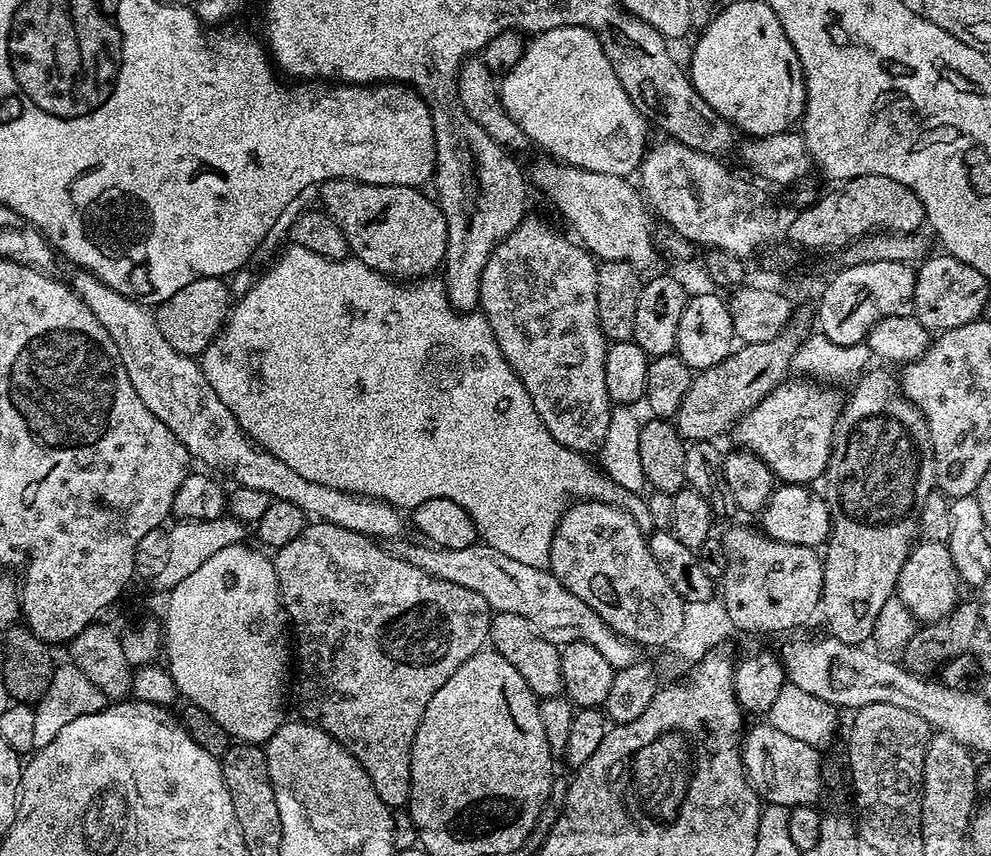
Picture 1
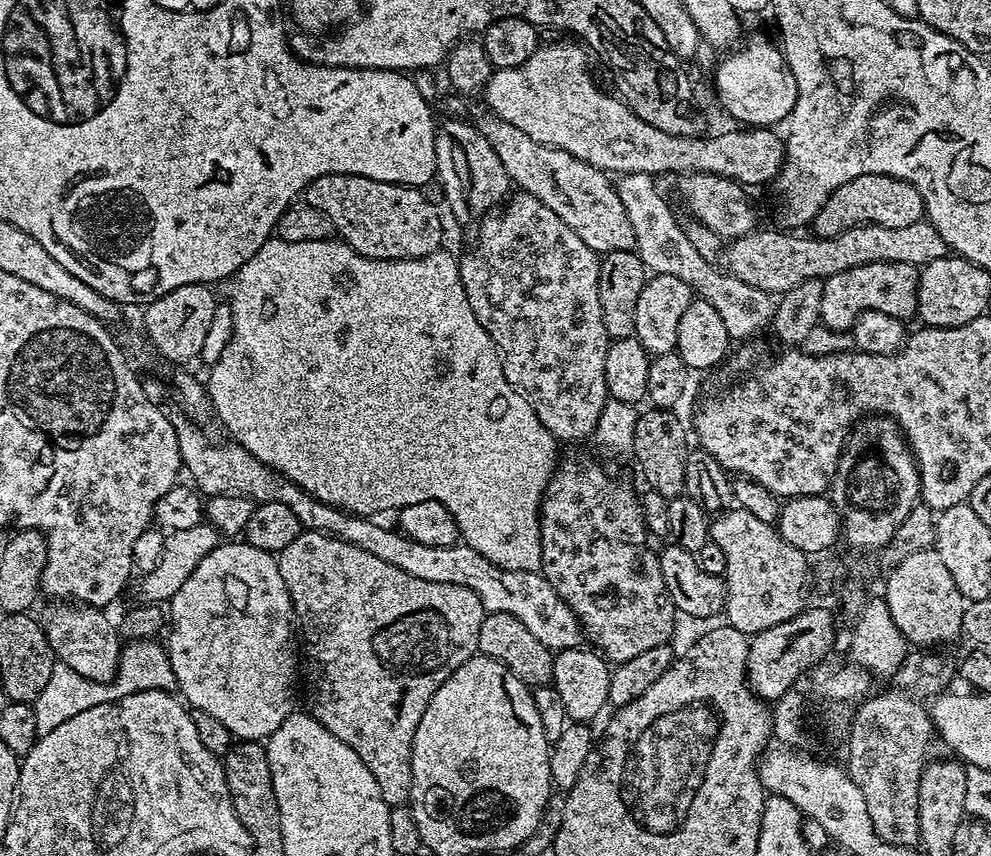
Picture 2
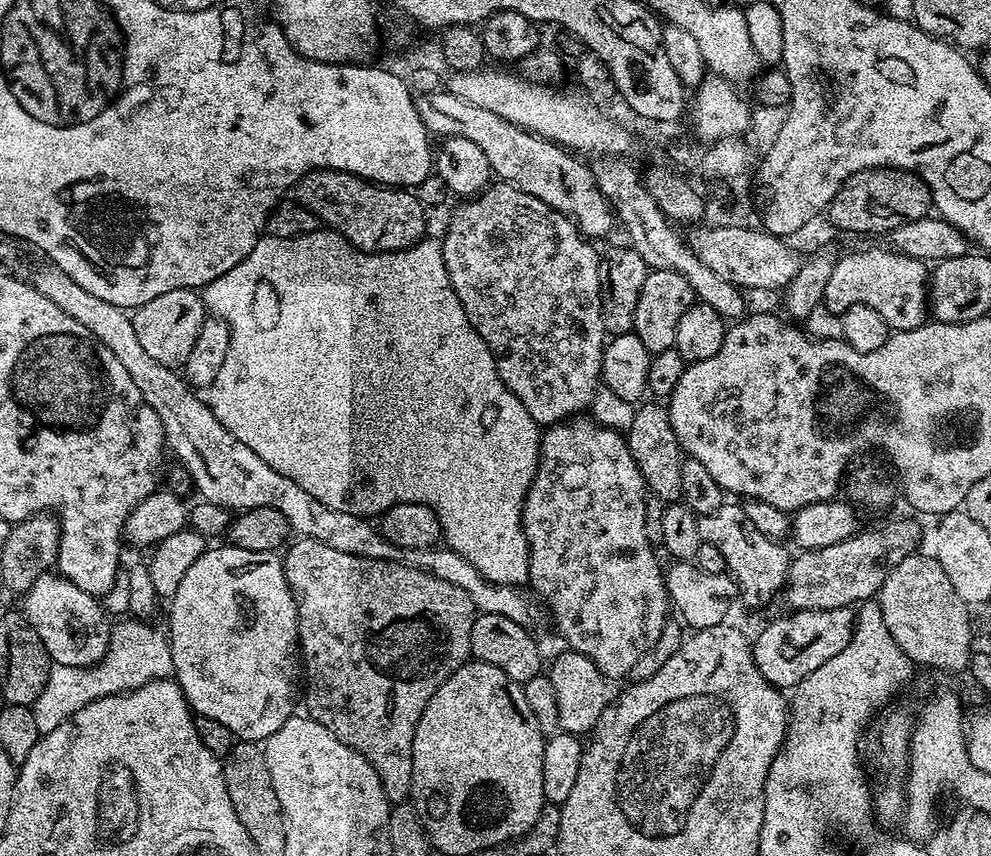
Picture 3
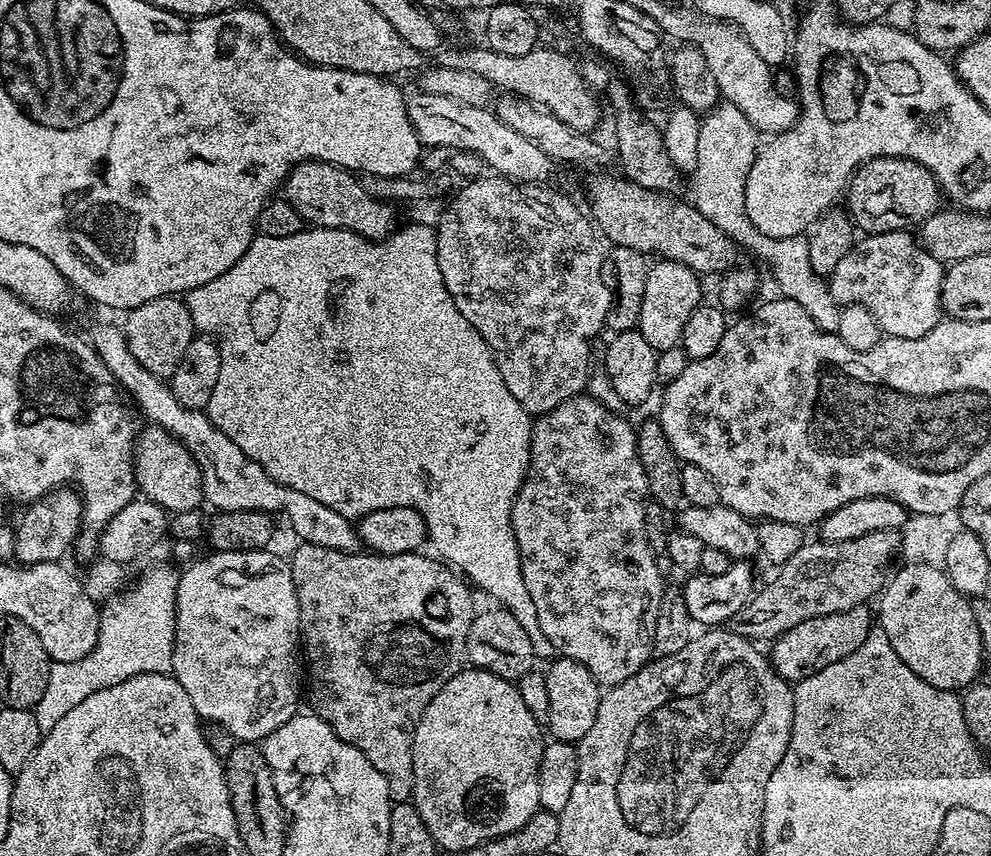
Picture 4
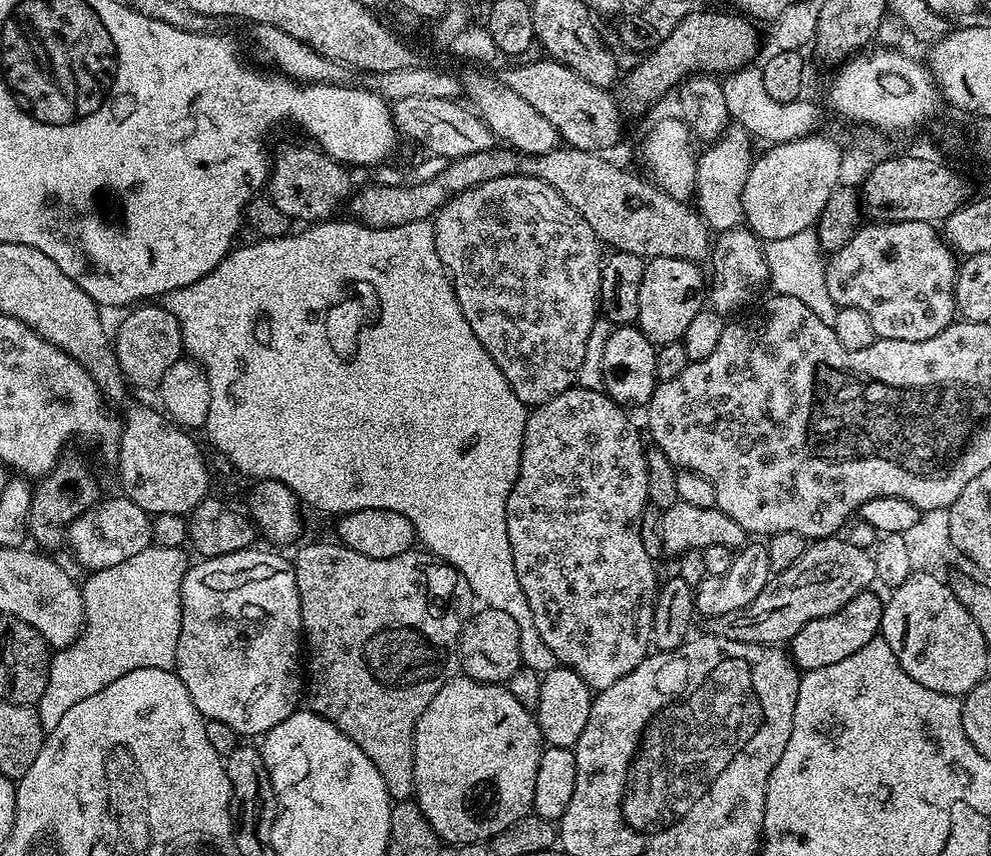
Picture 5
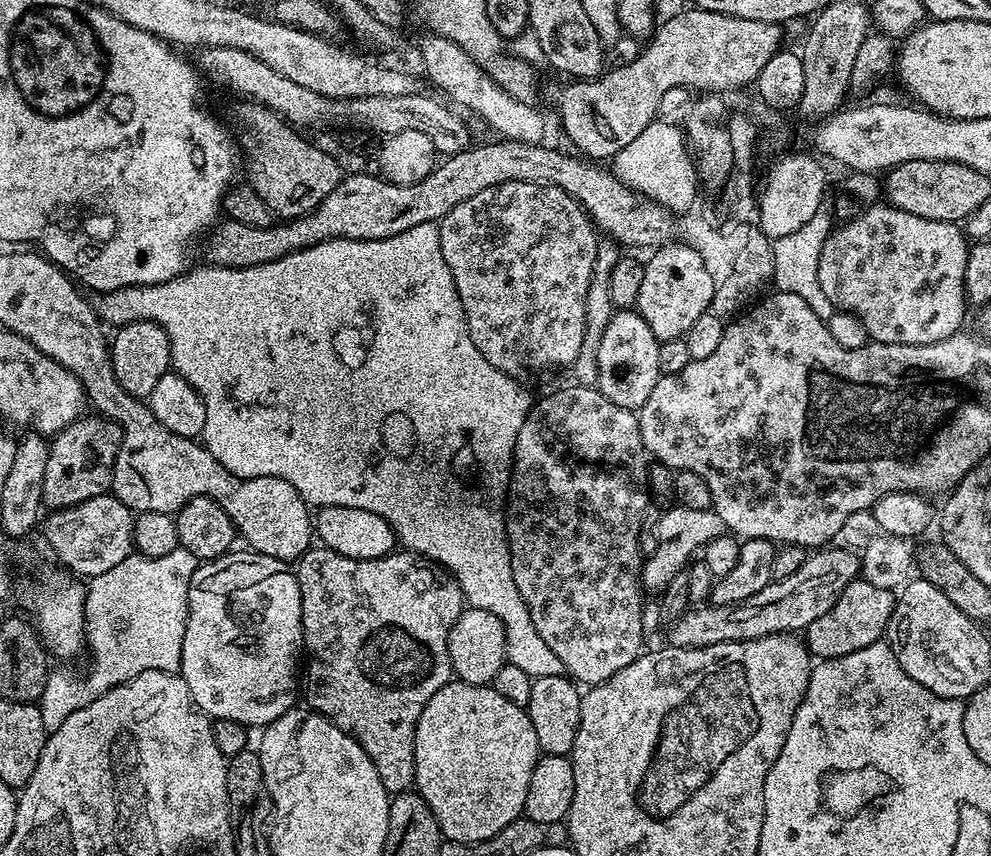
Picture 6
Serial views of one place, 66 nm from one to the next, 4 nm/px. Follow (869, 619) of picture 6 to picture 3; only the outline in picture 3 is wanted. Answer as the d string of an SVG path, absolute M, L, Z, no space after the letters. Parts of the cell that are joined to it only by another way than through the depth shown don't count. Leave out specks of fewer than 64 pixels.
M852 608L793 611L791 615L770 621L751 641L752 657L762 670L762 678L781 690L795 688L806 674L814 674L818 666L826 666L830 658L842 654L856 631L856 612Z

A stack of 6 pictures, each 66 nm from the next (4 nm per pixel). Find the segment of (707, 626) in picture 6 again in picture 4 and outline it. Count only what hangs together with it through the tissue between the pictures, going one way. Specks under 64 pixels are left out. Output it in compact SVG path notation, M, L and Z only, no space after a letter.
M875 532L857 540L825 540L815 543L805 542L798 550L798 554L794 554L794 558L779 565L777 572L780 573L765 588L763 585L753 595L749 604L738 610L738 614L730 622L731 631L753 642L772 642L777 636L786 634L786 630L798 626L798 622L806 622L806 618L822 618L826 614L838 614L859 604L868 604L871 596L873 595L873 599L886 583L886 577L890 572L888 563L891 562L892 555L896 556L901 551L901 533Z

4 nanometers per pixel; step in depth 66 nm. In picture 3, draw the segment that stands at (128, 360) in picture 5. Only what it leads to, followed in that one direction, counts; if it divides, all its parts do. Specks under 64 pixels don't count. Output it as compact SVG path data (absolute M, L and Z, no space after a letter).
M191 288L166 290L166 294L158 294L158 298L131 313L134 334L142 350L146 350L154 362L162 362L162 366L175 369L190 358L190 350L194 350L194 341L198 338L198 330L202 330L205 315L203 295Z

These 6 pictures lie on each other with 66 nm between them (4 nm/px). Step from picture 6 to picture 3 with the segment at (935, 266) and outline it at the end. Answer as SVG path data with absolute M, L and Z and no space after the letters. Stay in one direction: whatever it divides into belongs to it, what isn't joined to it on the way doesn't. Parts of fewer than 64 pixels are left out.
M888 246L864 248L861 252L852 252L849 256L841 255L837 259L834 274L830 274L830 282L826 282L823 307L839 314L855 304L865 304L882 314L889 329L898 332L914 330L925 324L930 312L929 280L930 268L925 261L897 252Z

